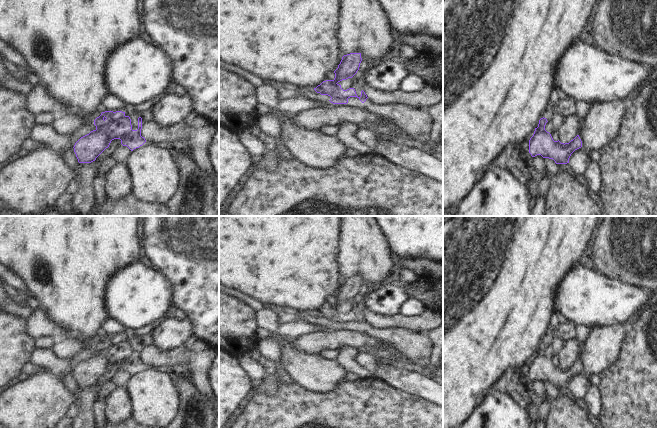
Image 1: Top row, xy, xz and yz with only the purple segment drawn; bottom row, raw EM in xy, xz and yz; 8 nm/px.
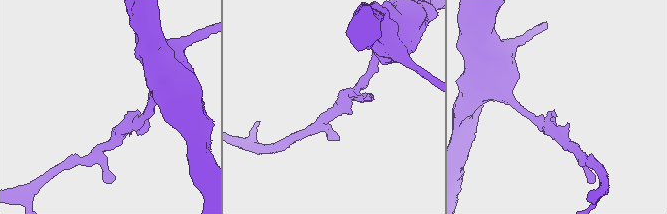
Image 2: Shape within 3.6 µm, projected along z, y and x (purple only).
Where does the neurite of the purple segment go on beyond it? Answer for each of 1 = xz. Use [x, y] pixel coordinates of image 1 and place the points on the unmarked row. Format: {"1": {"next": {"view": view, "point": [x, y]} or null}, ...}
{"1": {"next": null}}

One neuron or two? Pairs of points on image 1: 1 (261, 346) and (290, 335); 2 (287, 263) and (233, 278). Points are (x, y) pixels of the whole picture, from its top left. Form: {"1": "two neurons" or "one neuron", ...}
{"1": "one neuron", "2": "one neuron"}

